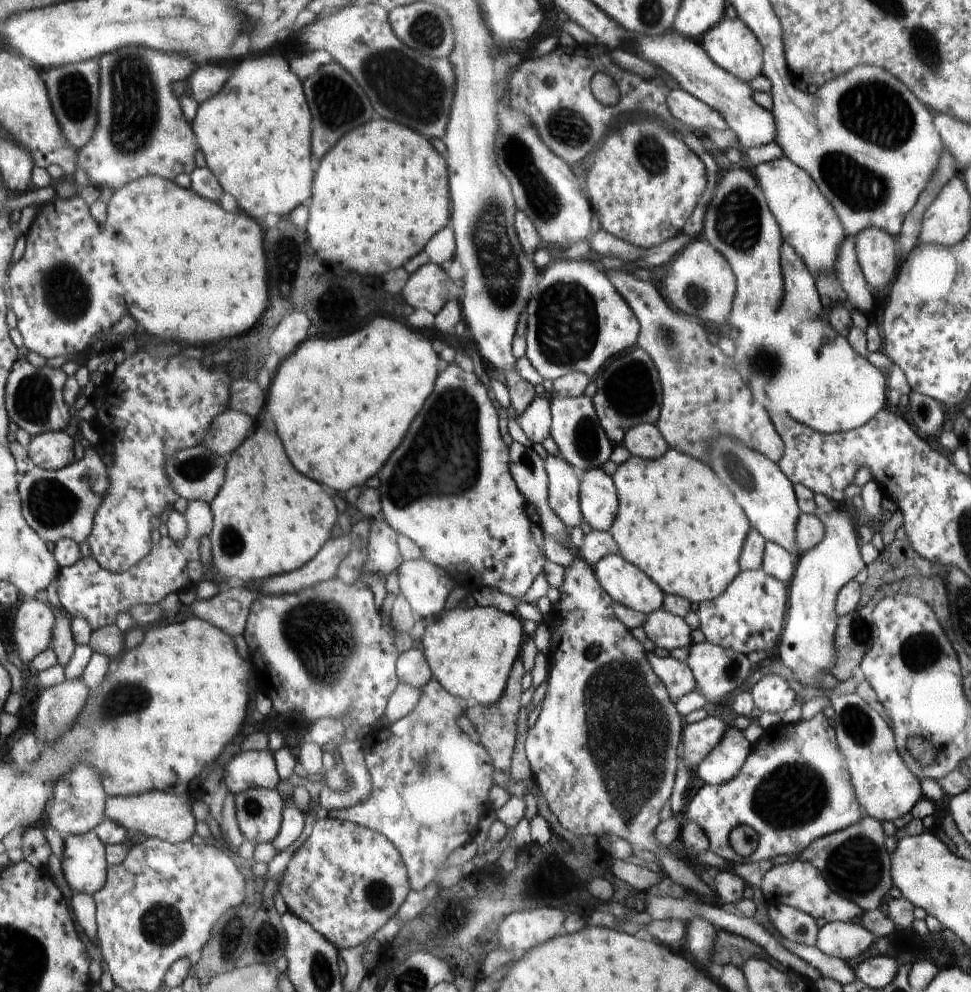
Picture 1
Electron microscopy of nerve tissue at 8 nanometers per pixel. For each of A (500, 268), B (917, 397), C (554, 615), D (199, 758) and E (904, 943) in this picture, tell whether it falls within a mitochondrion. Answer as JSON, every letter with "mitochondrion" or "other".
{"A":"mitochondrion","B":"other","C":"other","D":"other","E":"other"}

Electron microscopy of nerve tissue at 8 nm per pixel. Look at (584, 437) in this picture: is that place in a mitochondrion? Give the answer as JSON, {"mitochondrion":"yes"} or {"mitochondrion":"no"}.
{"mitochondrion":"yes"}

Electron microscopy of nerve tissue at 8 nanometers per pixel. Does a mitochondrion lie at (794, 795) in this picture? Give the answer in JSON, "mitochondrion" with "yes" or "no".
{"mitochondrion":"yes"}

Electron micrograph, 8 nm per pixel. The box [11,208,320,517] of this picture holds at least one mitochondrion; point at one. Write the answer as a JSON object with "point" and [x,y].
{"point":[67,294]}

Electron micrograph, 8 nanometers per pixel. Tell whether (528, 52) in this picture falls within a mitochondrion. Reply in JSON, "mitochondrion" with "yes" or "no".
{"mitochondrion":"no"}

